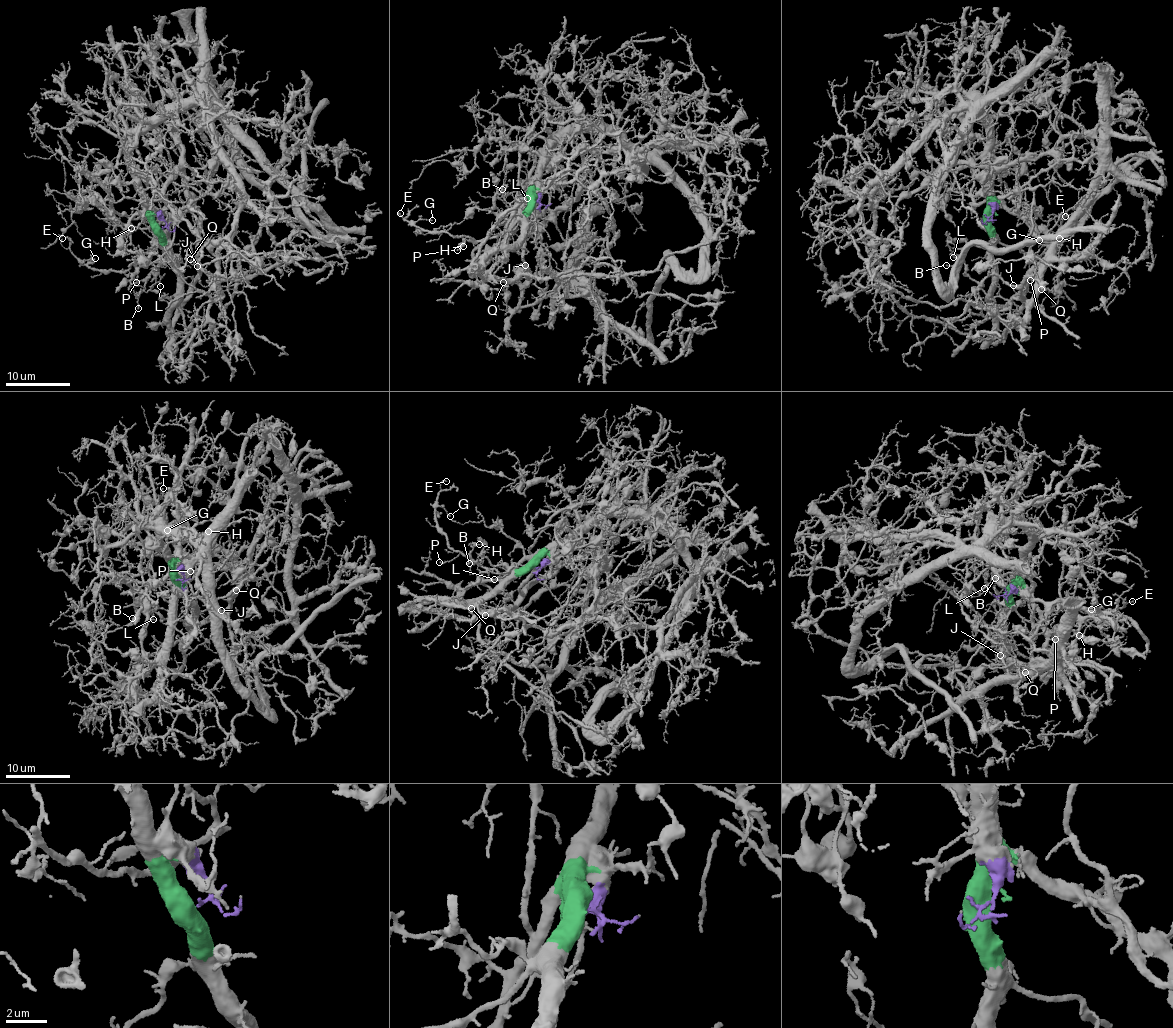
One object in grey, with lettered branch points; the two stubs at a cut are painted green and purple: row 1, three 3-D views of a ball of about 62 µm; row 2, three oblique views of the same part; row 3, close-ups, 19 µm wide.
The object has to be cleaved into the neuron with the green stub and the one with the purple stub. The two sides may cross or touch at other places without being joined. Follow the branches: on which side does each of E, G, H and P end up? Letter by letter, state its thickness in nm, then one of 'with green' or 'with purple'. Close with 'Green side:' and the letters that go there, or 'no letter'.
E: 120 nm | with green
G: 140 nm | with green
H: 170 nm | with green
P: 110 nm | with green
Green side: E, G, H, P

